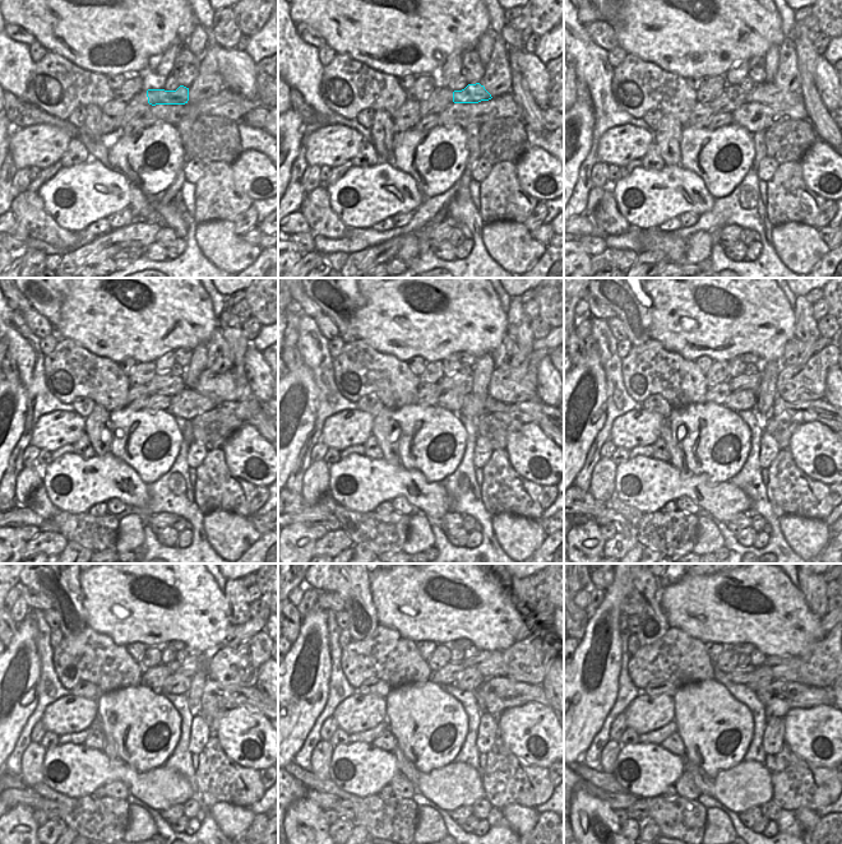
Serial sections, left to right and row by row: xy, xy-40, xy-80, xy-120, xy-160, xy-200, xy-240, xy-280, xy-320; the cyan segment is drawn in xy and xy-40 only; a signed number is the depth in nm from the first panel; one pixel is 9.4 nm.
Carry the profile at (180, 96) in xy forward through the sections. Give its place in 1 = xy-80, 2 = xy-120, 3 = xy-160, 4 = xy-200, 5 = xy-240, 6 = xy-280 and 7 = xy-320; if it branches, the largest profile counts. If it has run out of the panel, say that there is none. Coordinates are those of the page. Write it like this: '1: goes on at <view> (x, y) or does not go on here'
1: goes on at xy-80 (768, 93)
2: goes on at xy-120 (222, 388)
3: goes on at xy-160 (509, 385)
4: goes on at xy-200 (806, 381)
5: goes on at xy-240 (236, 666)
6: goes on at xy-280 (528, 662)
7: goes on at xy-320 (823, 658)

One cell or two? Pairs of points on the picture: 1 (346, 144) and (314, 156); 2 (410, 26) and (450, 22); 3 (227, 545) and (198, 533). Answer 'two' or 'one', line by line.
1: one
2: one
3: two

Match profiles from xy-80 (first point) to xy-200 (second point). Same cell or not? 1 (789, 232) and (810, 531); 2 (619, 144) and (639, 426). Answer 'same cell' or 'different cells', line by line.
1: same cell
2: same cell

